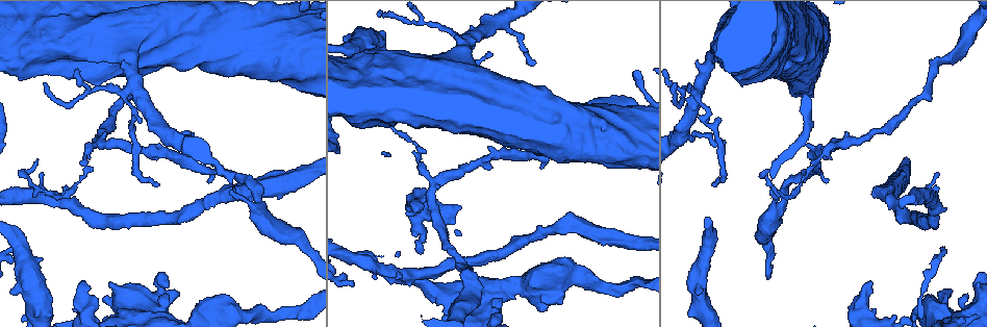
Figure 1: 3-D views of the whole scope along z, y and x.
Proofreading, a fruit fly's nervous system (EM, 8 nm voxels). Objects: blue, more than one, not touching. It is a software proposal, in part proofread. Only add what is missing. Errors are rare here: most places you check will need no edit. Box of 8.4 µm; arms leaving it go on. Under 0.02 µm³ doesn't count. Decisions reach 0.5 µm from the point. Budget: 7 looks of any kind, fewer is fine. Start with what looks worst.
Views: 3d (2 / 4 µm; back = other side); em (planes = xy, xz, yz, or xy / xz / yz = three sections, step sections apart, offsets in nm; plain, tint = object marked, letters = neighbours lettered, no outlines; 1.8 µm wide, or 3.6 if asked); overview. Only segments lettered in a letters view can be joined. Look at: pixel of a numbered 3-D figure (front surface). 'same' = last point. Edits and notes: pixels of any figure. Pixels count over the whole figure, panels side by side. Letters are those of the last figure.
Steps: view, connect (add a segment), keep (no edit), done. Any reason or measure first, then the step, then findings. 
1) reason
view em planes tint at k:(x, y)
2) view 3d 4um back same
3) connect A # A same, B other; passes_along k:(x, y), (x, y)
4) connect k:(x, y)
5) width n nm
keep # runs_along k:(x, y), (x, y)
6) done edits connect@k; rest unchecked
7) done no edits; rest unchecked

four or more arms meet
view em planes plain at 1:(701, 89)

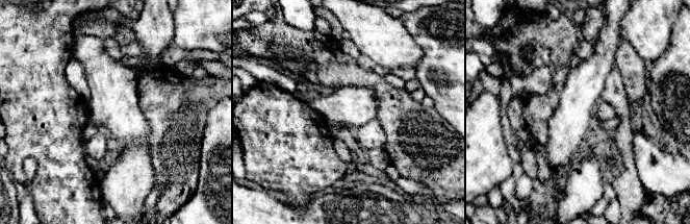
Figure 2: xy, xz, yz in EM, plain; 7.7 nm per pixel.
see the neighbours
view em planes letters same

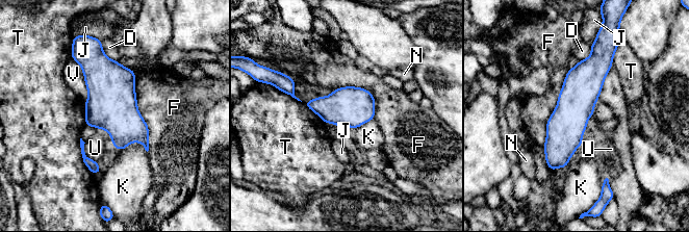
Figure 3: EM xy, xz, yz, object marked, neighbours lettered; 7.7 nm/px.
keep # D other, F other, J other, K other, N other, T other, U other, V other; none of them fits

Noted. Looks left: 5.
an open end
view em xz step 8 letters at 1:(937, 176)

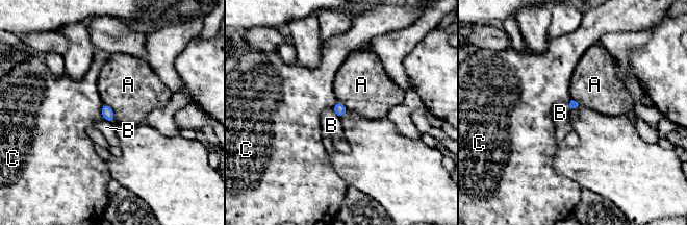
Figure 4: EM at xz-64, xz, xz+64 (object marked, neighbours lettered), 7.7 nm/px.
view em planes letters same

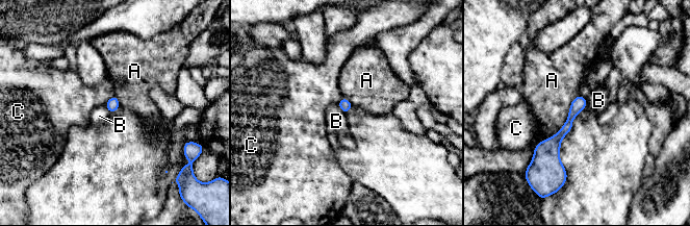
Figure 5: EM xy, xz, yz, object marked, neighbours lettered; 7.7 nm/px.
keep # A other, B other, C other; border 5:(337, 103), (344, 114); none of them fits

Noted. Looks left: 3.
free end
view em yz step 4 tint at 1:(98, 299)

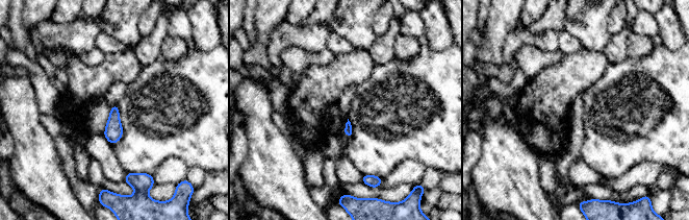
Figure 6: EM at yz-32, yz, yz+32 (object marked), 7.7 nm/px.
cut it another way
view em xz step 16 letters same

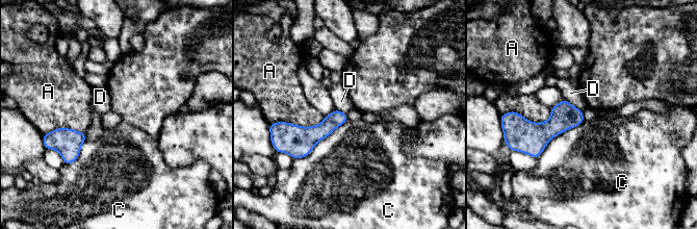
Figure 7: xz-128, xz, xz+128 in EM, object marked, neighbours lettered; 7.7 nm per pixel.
longest_contact C 550 nm
keep # A other, C other, D other; border 7:(563, 99), (582, 110); no lettered segment goes on from it

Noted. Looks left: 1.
done no edits; rest unchecked

